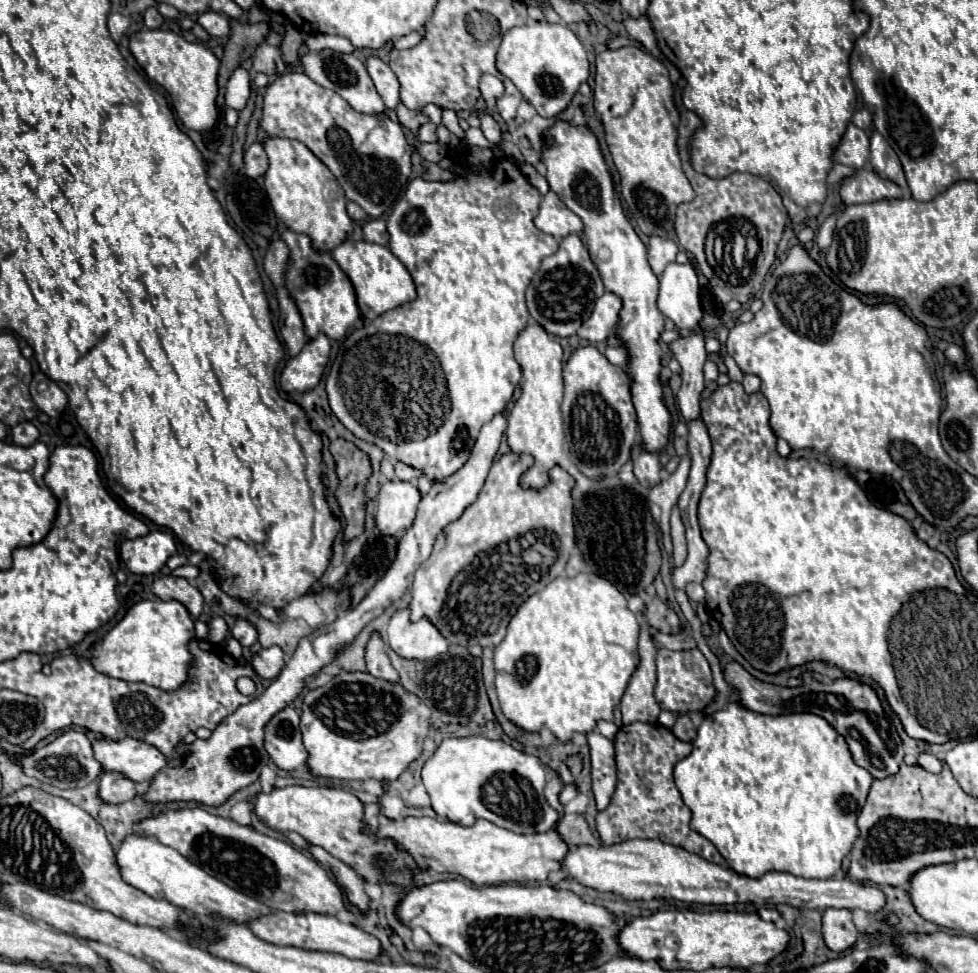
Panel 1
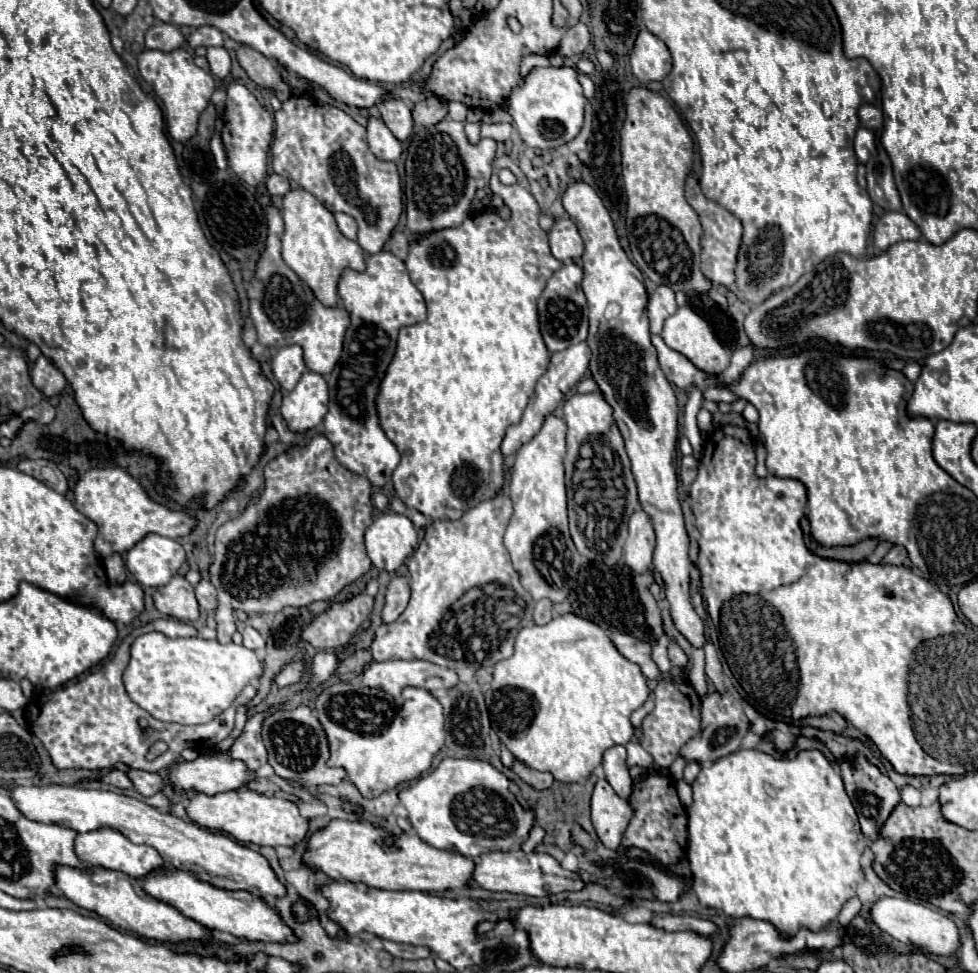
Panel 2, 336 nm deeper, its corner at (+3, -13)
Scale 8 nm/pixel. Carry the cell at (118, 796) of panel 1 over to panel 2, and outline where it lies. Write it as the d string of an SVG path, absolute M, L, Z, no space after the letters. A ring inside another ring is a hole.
M132 769L126 775L132 781L134 789L140 795L144 795L144 797L150 797L150 795L158 793L164 787L164 781L162 781L162 777L158 773L148 773L148 771L136 771L136 769Z

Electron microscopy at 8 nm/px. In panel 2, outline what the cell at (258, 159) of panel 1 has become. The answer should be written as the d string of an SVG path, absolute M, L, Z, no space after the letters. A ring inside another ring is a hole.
M272 173L272 175L268 175L268 179L266 179L266 191L268 191L268 195L272 195L272 197L282 197L284 193L290 191L290 181L288 181L286 177L278 175L278 173Z

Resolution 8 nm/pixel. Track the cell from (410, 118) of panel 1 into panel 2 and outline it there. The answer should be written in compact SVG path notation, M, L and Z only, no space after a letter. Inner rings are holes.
M426 97L424 101L418 101L418 103L412 107L414 123L418 123L418 125L422 125L422 127L436 125L436 123L442 121L446 115L448 115L446 103L440 101L438 97Z

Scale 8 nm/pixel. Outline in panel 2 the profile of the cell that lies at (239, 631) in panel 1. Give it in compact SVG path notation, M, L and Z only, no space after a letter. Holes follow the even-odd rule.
M250 625L244 629L242 635L244 635L244 647L248 647L248 649L262 649L266 645L262 635L254 627L250 627Z

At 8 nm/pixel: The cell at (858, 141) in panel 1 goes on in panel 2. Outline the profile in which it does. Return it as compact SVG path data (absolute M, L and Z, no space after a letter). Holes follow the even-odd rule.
M858 129L854 137L854 151L858 157L858 163L866 163L870 153L876 149L876 135L870 129Z

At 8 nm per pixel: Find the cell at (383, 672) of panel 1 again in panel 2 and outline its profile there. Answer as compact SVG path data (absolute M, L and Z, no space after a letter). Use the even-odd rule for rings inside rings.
M394 577L388 585L386 605L382 609L382 623L394 623L406 609L410 599L410 587L406 577Z

